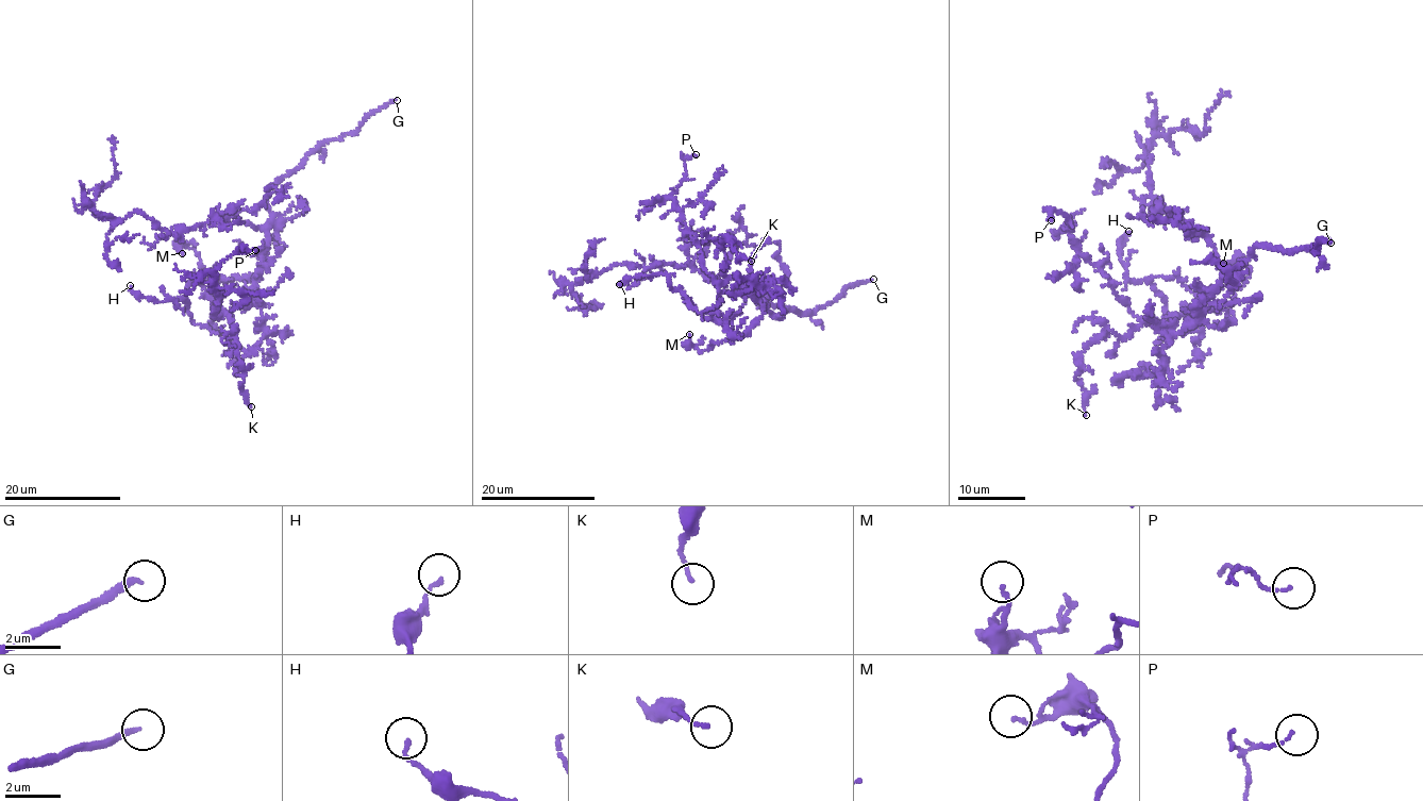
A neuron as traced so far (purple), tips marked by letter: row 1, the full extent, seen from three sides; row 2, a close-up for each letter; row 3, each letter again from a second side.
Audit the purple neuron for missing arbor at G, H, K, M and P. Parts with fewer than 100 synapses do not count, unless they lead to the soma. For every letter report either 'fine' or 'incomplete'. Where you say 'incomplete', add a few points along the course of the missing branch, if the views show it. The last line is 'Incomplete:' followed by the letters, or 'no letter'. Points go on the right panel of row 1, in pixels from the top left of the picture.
G: incomplete | (1331, 243), (1359, 215), (1293, 184), (1171, 65), (1061, 45), (985, 93)
H: fine
K: fine
M: fine
P: fine
Incomplete: G

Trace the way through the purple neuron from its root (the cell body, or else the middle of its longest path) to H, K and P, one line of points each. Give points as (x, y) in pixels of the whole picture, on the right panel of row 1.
H: (1222, 270), (1201, 318), (1168, 333), (1152, 322), (1185, 315), (1197, 297), (1178, 279), (1128, 280), (1128, 231)
K: (1222, 270), (1201, 318), (1178, 332), (1147, 320), (1125, 337), (1101, 334), (1085, 349), (1076, 381), (1086, 415)
P: (1222, 270), (1201, 318), (1168, 333), (1131, 311), (1082, 254), (1068, 217), (1052, 211), (1051, 220)

